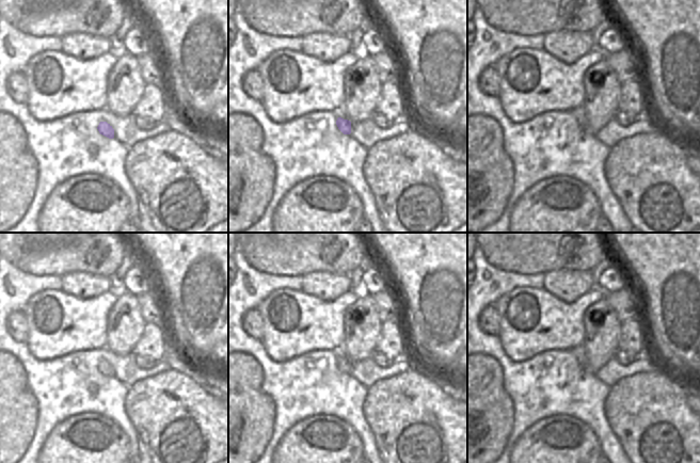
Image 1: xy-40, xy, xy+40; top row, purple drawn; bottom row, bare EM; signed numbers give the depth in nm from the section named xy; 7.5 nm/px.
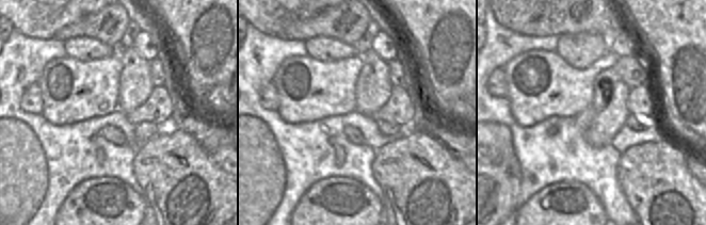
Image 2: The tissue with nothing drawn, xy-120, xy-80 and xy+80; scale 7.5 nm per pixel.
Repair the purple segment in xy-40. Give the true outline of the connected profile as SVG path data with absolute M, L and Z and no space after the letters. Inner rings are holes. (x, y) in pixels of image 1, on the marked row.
M100 122L97 129L98 129L100 134L102 134L109 139L114 138L114 129L107 122Z

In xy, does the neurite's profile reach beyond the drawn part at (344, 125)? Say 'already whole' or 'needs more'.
needs more

